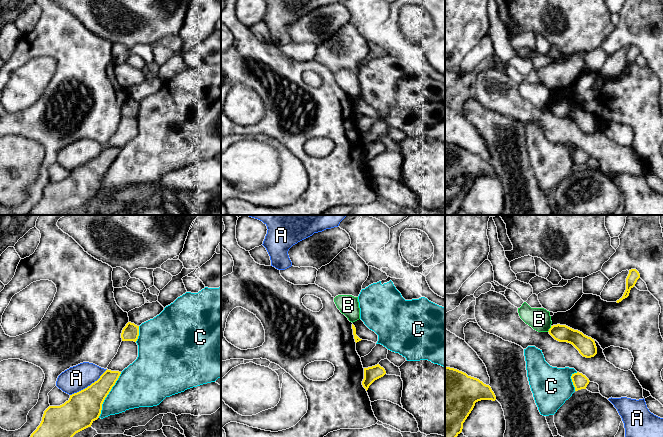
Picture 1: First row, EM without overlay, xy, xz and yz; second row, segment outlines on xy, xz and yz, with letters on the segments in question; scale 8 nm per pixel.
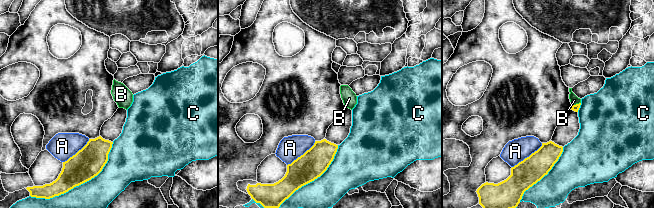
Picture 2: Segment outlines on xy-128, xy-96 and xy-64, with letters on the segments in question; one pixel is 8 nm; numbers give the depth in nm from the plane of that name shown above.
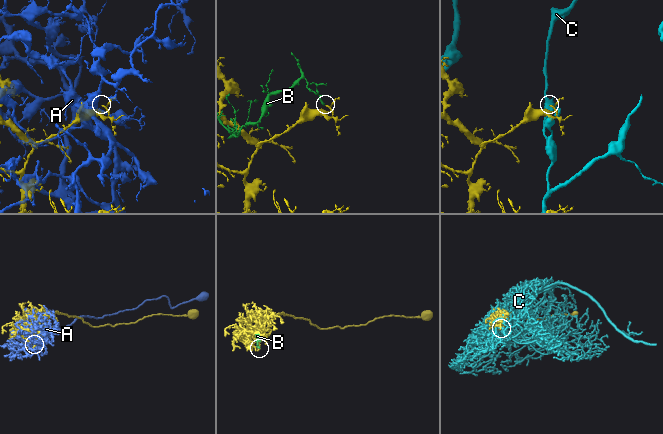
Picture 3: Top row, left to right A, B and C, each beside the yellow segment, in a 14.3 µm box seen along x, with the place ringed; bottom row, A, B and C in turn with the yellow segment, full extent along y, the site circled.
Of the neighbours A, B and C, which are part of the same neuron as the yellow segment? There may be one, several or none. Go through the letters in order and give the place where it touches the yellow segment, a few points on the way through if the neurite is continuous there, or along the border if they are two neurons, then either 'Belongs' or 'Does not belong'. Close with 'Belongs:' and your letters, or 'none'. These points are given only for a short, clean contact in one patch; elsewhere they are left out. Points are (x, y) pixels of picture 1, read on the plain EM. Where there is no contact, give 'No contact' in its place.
A: Touches yellow at xy (88, 162). Does not belong
B: Touches yellow at yz (549, 105). Boundary: yz (551, 102), (547, 107). Does not belong
C: Touches yellow at xy (107, 170). Does not belong
Belongs: none

